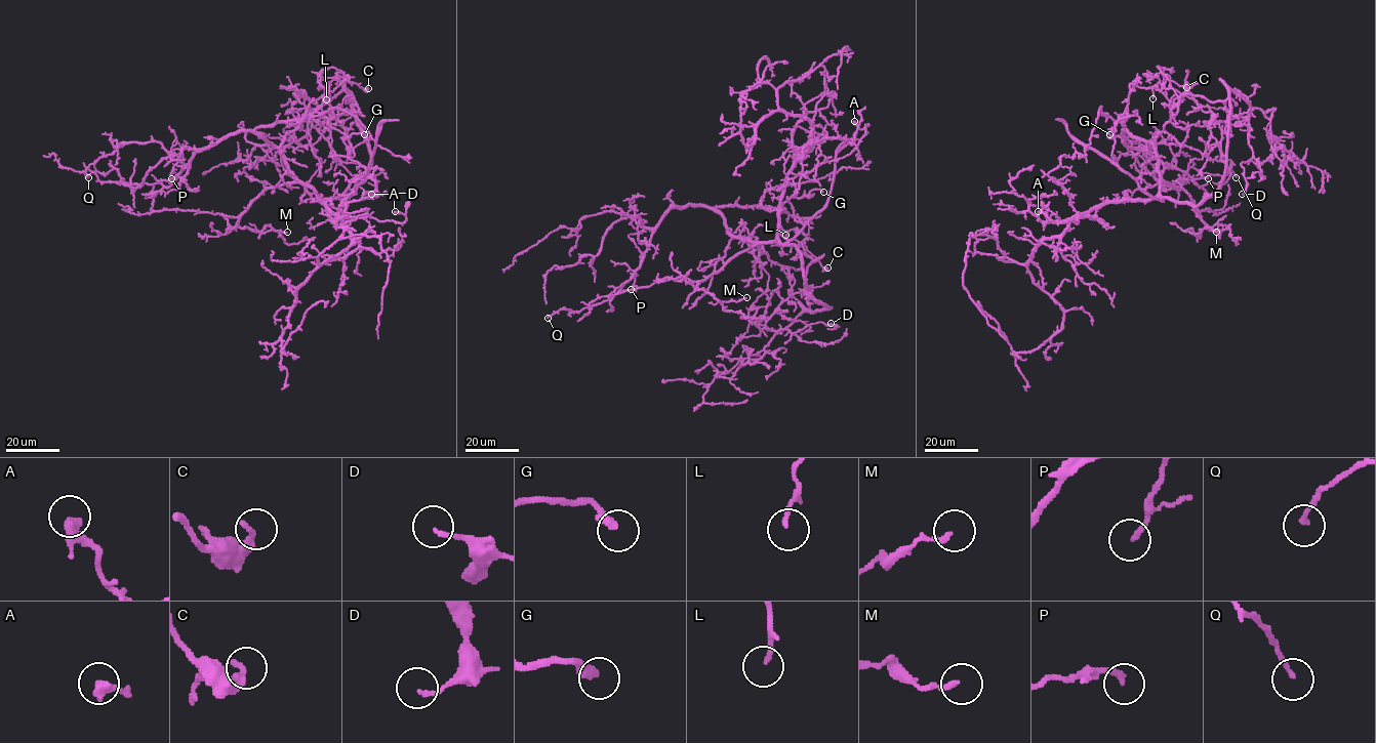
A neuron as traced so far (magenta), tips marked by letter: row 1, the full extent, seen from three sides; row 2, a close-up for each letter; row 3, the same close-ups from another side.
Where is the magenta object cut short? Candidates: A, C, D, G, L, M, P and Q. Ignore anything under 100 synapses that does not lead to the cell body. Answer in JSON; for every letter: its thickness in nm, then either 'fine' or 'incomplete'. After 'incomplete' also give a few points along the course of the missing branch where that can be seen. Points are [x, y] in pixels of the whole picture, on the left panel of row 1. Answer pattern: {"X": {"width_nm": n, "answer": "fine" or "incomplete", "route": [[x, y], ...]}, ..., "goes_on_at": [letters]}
{"A": {"width_nm": 320, "answer": "fine"}, "C": {"width_nm": 360, "answer": "fine"}, "D": {"width_nm": 140, "answer": "fine"}, "G": {"width_nm": 320, "answer": "fine"}, "L": {"width_nm": 130, "answer": "fine"}, "M": {"width_nm": 180, "answer": "fine"}, "P": {"width_nm": 200, "answer": "fine"}, "Q": {"width_nm": 150, "answer": "fine"}, "goes_on_at": []}

